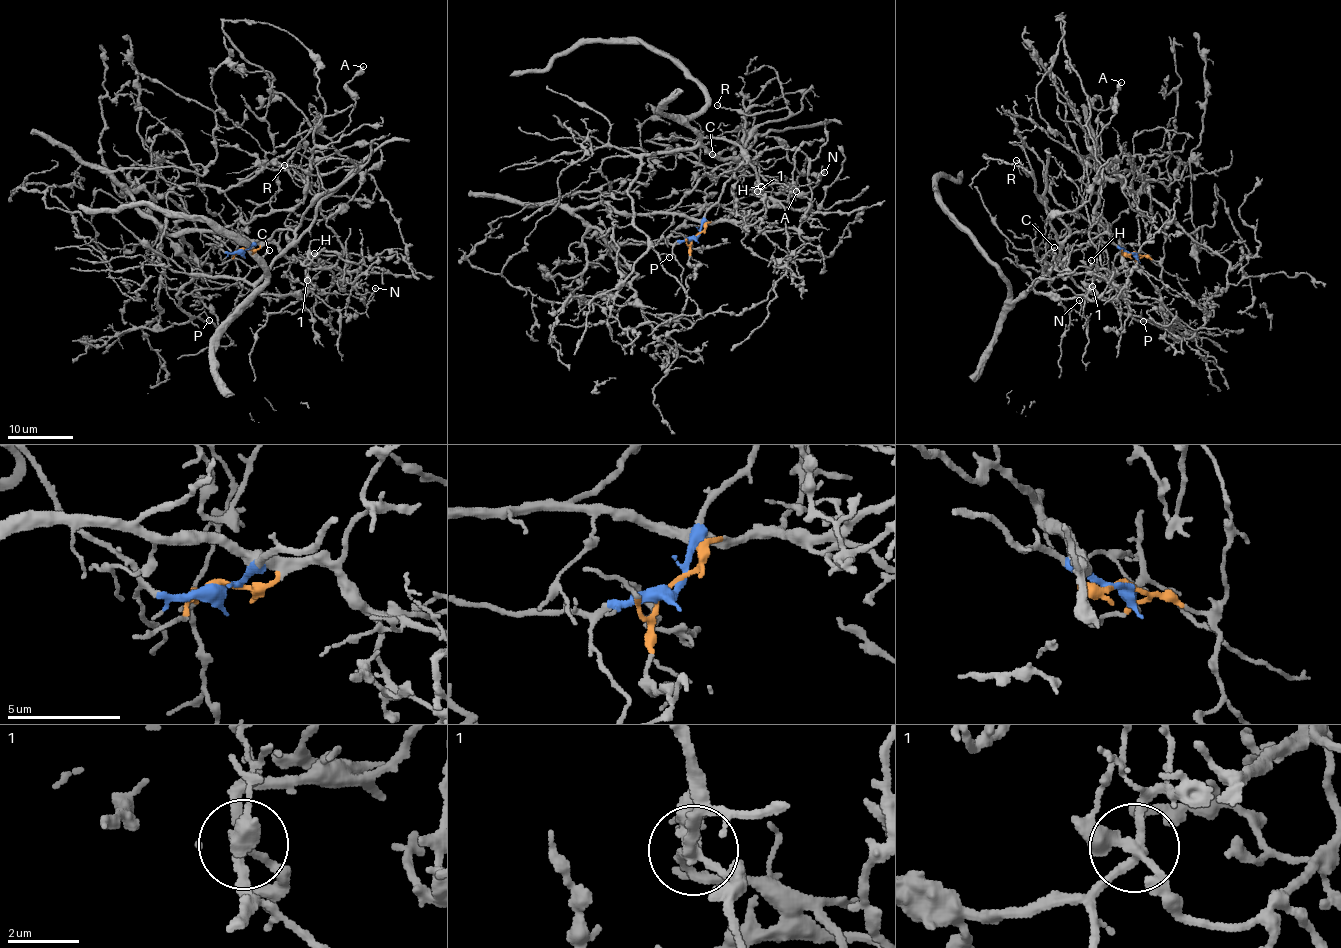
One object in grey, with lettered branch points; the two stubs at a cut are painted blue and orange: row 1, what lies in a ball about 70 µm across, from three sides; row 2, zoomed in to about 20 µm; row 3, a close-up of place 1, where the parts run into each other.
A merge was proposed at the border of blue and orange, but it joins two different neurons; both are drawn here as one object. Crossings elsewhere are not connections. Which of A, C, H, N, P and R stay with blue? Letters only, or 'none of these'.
A, C, H, N, P, R

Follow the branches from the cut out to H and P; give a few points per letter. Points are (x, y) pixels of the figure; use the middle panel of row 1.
H: (697, 236), (738, 163), (716, 158), (701, 144), (705, 138), (731, 139), (751, 166), (757, 192), (761, 186)
P: (697, 236), (738, 163), (714, 158), (702, 146), (648, 153), (628, 190), (633, 222), (659, 253), (669, 257)

